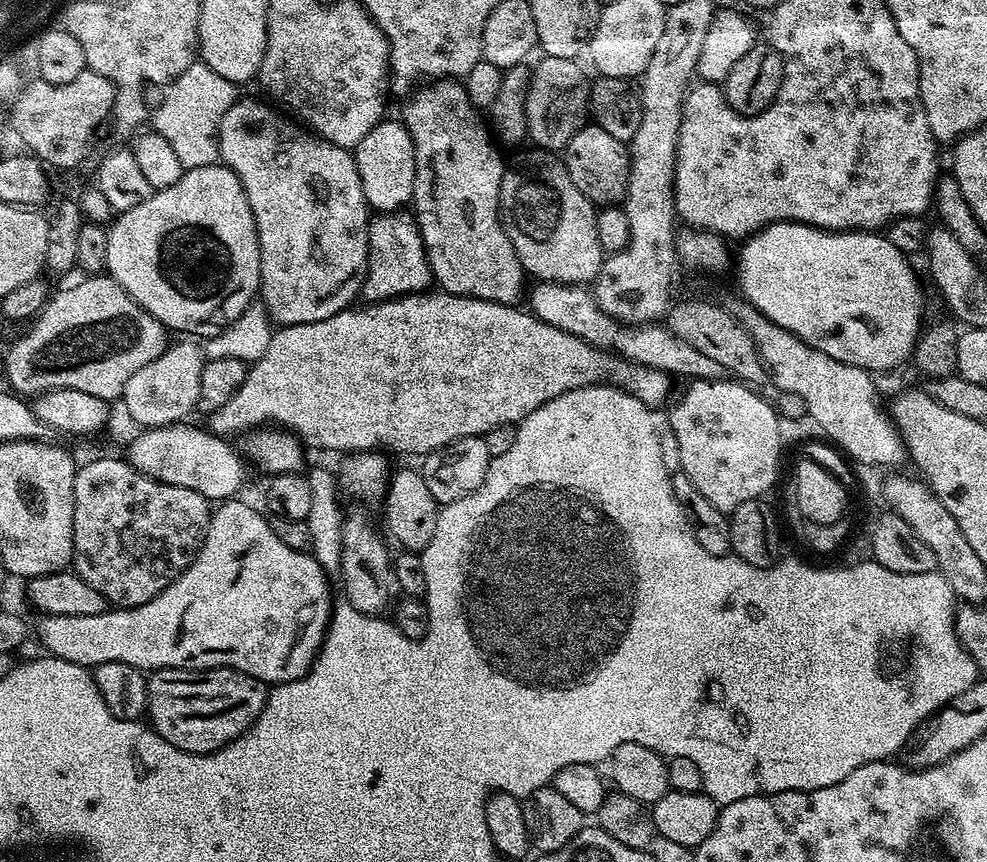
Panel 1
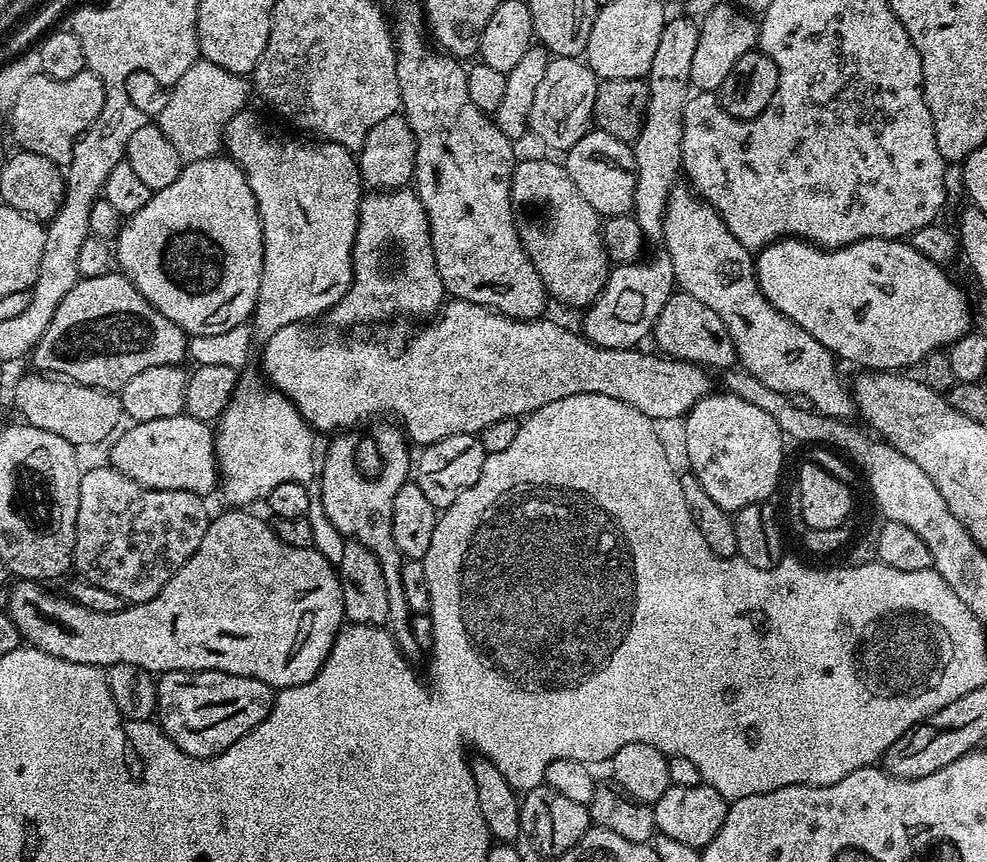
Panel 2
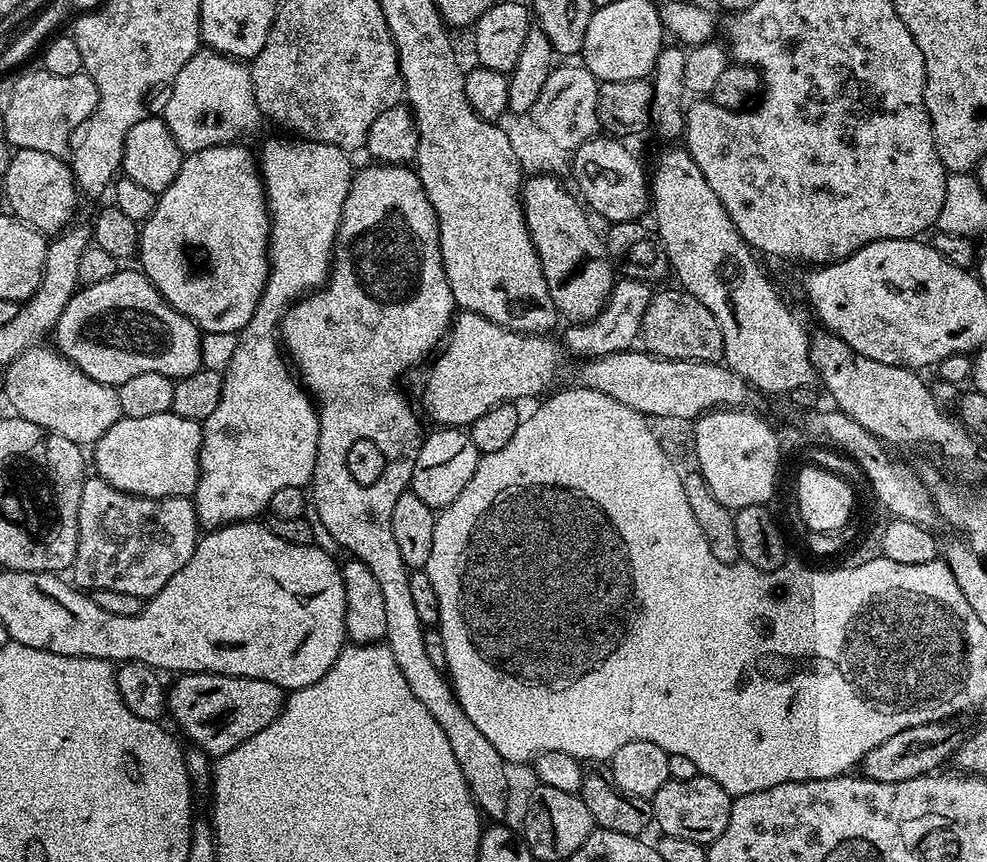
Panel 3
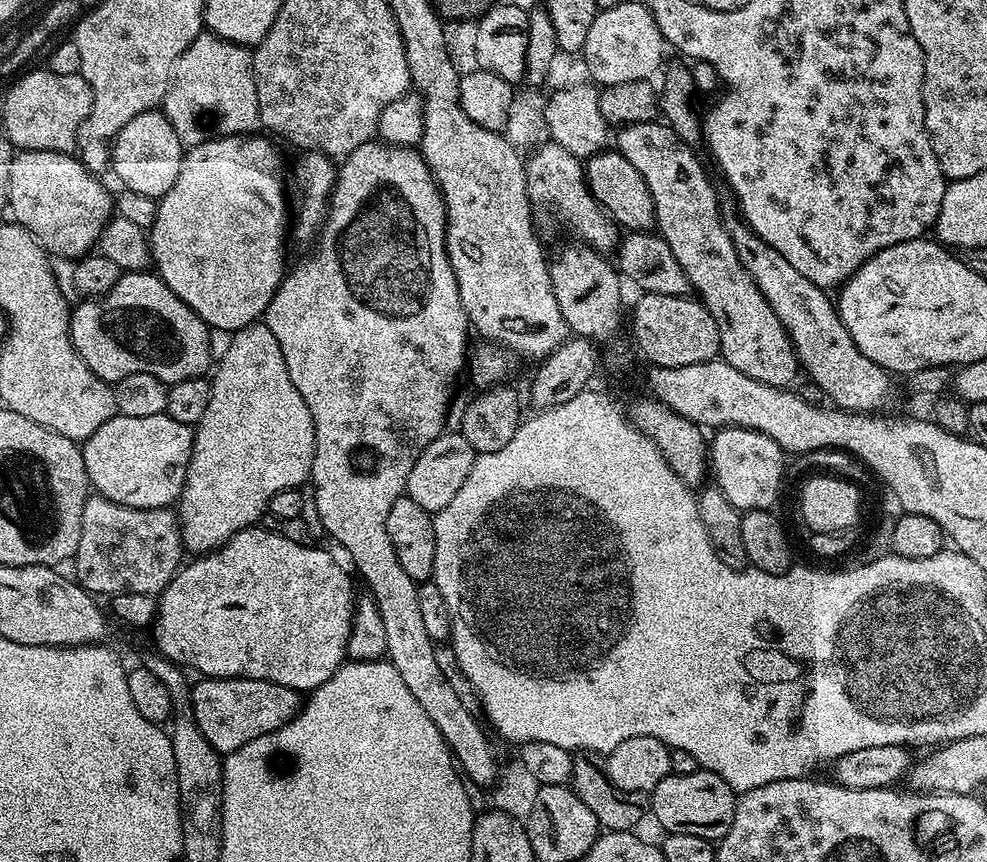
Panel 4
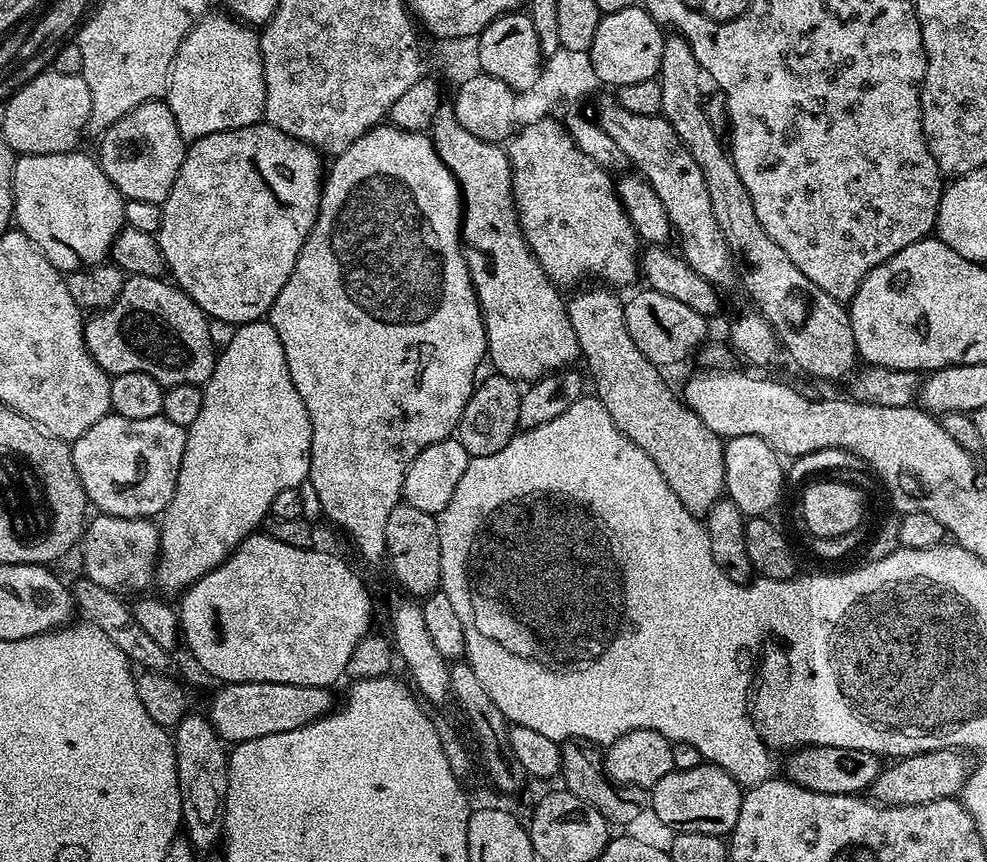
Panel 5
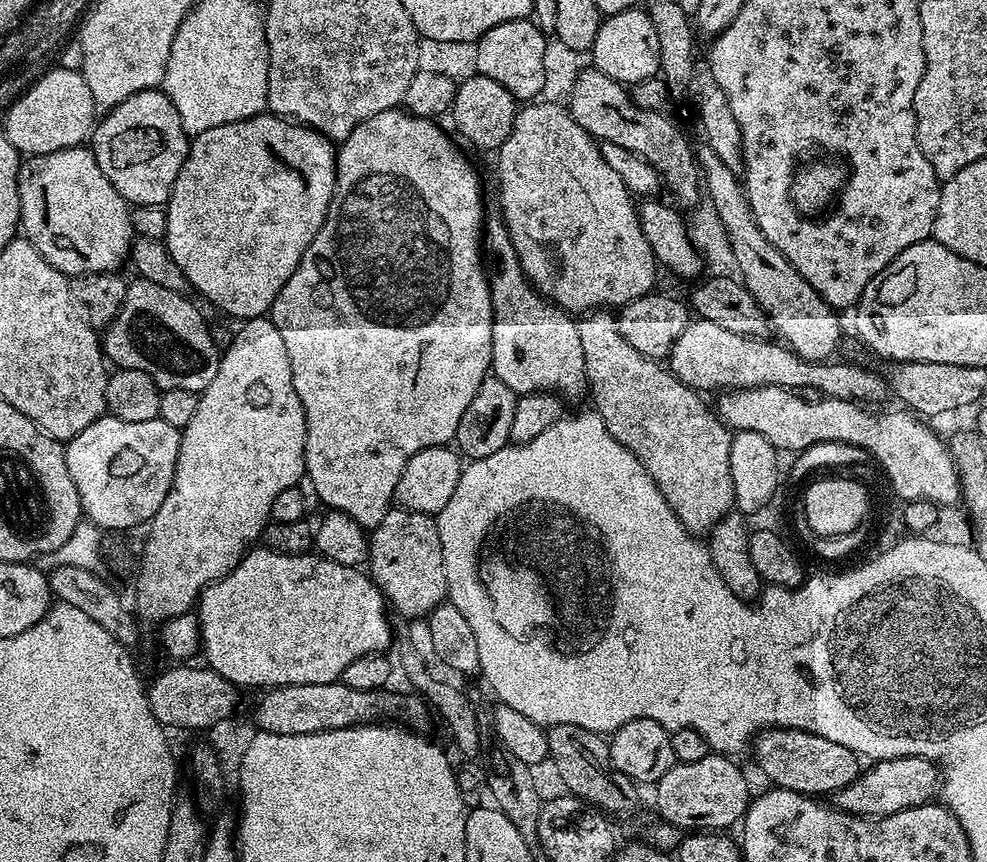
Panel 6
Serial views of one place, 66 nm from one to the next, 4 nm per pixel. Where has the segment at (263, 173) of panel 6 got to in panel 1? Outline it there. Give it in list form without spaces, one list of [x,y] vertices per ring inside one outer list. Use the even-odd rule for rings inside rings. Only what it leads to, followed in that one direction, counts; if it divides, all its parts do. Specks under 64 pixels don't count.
[[[223,162],[189,168],[182,174],[182,178],[178,178],[178,182],[174,182],[174,186],[153,191],[152,196],[146,198],[146,202],[134,206],[134,210],[119,213],[108,228],[106,272],[118,282],[118,286],[122,286],[122,290],[126,290],[130,298],[134,298],[134,302],[138,302],[138,306],[142,306],[142,310],[158,318],[158,322],[162,322],[164,327],[173,333],[180,332],[176,334],[183,334],[188,338],[207,338],[218,335],[254,303],[260,291],[260,243],[256,233],[254,214],[250,210],[250,202],[246,202],[242,182],[238,182],[238,174],[234,174],[234,170],[227,168]]]

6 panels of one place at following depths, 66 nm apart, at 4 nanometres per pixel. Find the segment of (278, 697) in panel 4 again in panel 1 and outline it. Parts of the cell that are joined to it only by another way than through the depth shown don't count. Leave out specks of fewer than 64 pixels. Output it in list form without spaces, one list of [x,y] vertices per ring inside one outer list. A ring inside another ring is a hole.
[[[157,668],[147,677],[148,681],[148,711],[147,719],[150,721],[151,728],[166,742],[170,742],[170,746],[174,746],[183,752],[193,752],[194,754],[202,754],[205,756],[208,752],[216,752],[219,748],[224,748],[232,740],[236,740],[239,736],[251,728],[252,723],[258,718],[258,714],[262,714],[262,710],[266,706],[266,698],[269,689],[258,678],[254,678],[250,674],[242,674],[233,668]]]

